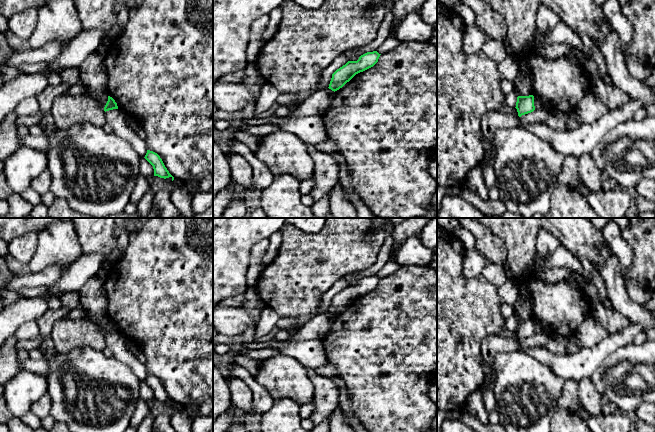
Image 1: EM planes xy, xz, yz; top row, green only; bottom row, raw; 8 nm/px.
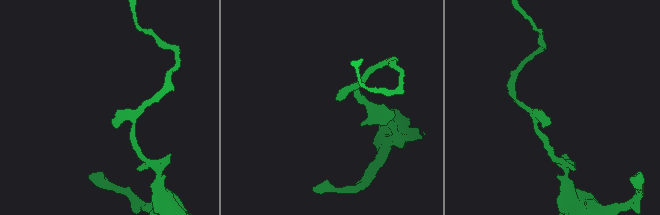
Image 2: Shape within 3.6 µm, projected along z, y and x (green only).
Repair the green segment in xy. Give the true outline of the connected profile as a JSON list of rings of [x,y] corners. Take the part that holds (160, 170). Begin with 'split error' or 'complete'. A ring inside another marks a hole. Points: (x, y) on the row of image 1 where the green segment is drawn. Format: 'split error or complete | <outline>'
complete | [[[147,150],[144,158],[153,166],[154,176],[158,176],[164,179],[171,177],[172,181],[174,180],[174,177],[169,173],[162,159],[157,153]]]

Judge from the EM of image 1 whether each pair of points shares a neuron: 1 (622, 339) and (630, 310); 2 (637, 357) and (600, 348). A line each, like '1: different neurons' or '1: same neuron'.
1: different neurons
2: different neurons

